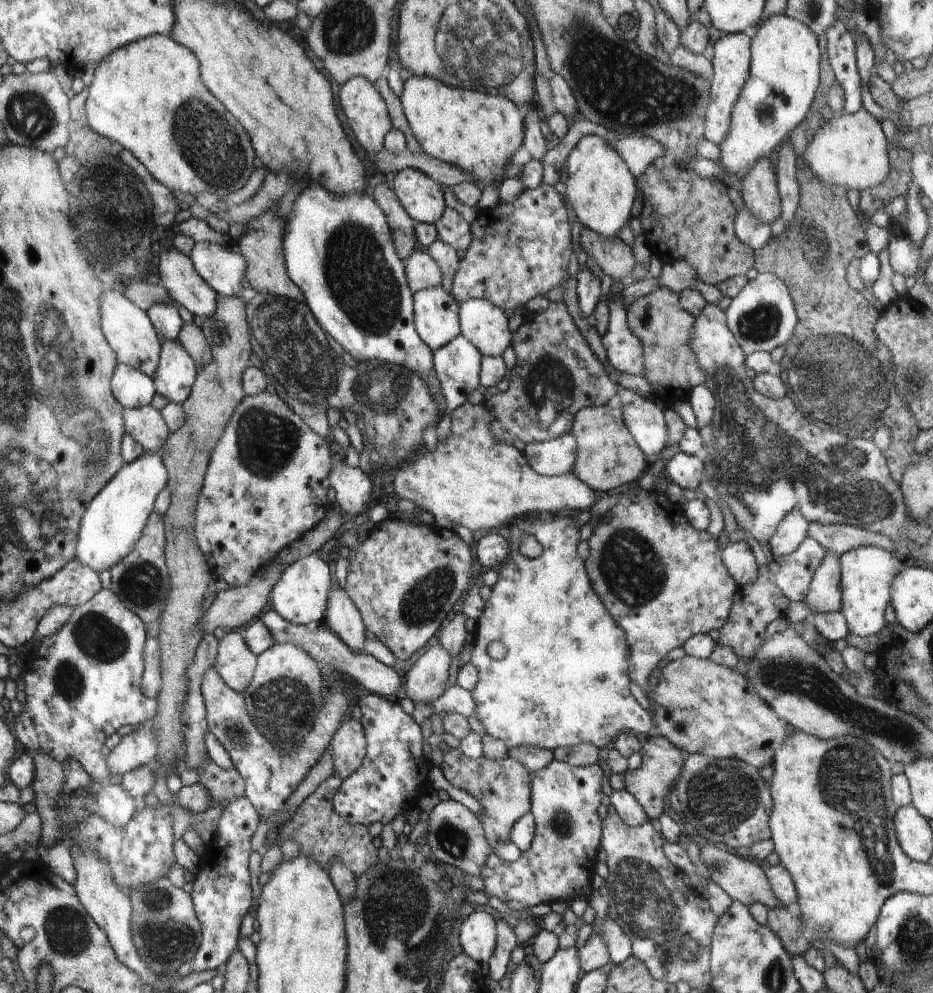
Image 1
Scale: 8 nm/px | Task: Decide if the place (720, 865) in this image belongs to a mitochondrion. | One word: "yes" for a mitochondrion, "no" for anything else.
yes

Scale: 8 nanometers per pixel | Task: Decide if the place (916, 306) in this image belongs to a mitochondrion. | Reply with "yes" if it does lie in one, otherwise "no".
no

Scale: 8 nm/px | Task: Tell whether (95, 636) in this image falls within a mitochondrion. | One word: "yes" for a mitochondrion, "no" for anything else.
yes

